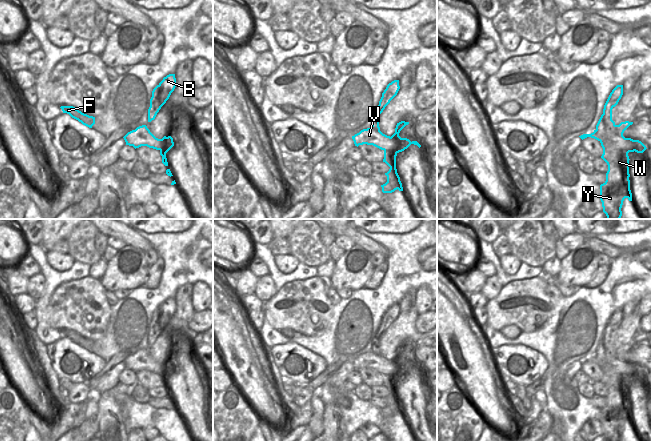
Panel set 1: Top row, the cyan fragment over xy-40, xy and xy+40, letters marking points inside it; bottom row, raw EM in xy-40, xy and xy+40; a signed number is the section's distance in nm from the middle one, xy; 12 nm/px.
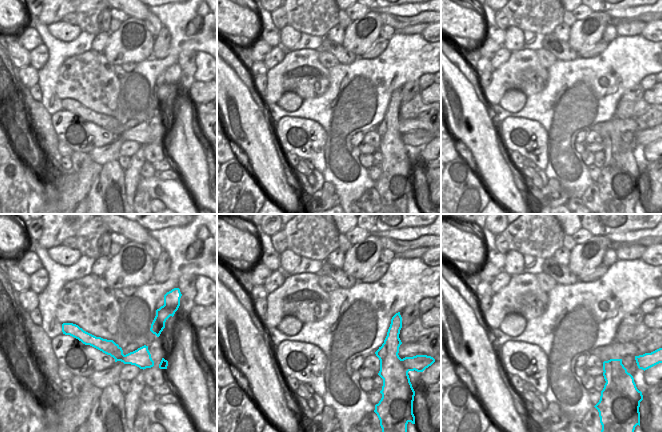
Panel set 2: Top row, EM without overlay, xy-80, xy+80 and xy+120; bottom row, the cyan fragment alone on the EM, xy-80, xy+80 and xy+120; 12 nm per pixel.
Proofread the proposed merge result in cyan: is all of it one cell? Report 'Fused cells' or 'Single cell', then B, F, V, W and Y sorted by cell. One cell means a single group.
Fused cells. Groups: B W Y / F V.

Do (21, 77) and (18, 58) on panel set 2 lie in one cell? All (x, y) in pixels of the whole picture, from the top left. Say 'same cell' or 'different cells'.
different cells

